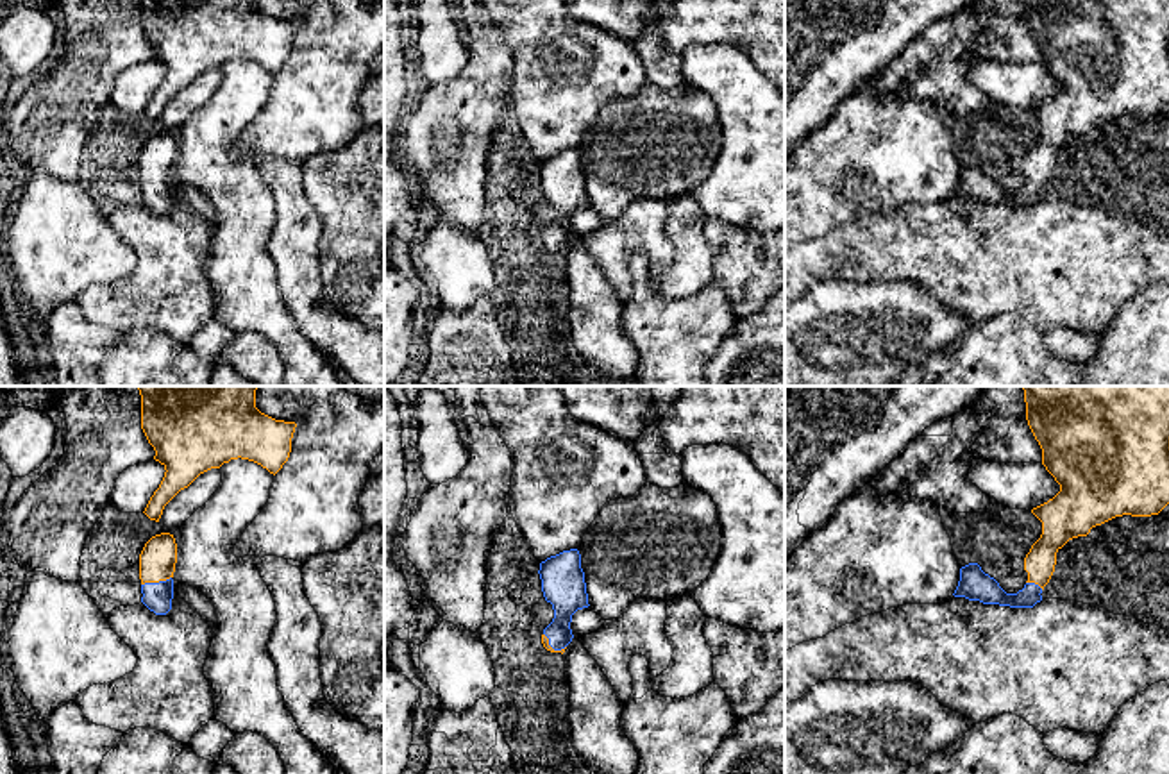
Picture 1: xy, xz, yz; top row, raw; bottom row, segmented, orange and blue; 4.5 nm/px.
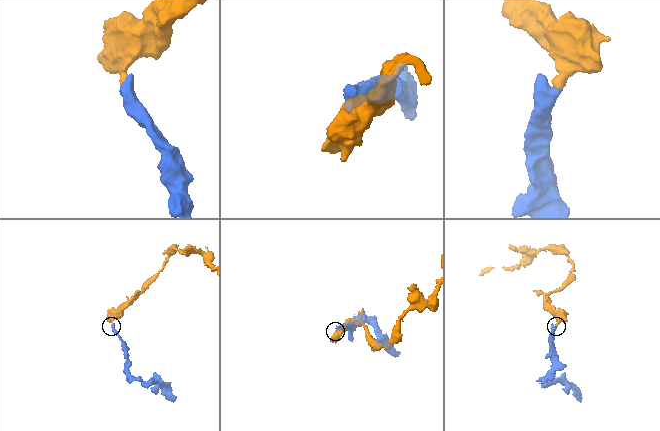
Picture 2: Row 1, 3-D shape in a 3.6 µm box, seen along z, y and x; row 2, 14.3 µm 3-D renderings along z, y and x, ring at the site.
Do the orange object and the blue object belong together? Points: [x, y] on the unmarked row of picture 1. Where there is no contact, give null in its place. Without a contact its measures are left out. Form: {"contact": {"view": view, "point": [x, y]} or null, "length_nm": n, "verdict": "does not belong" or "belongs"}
{"contact": {"view": "xy", "point": [156, 181]}, "length_nm": 140, "verdict": "belongs"}

